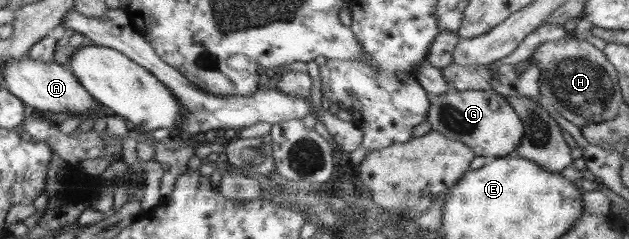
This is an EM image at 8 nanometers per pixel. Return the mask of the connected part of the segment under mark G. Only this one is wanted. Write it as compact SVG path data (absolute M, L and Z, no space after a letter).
M492 89L453 91L441 95L429 93L429 101L431 107L427 110L425 122L431 126L431 132L461 141L476 157L507 157L519 147L523 139L524 124L521 124L521 120L517 118L515 110L509 106L505 97Z

